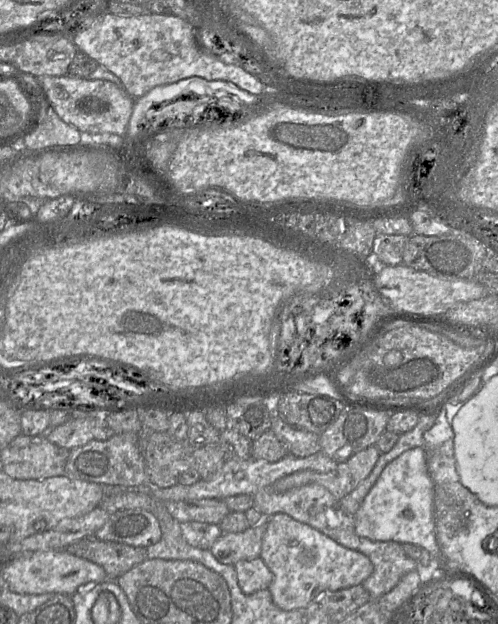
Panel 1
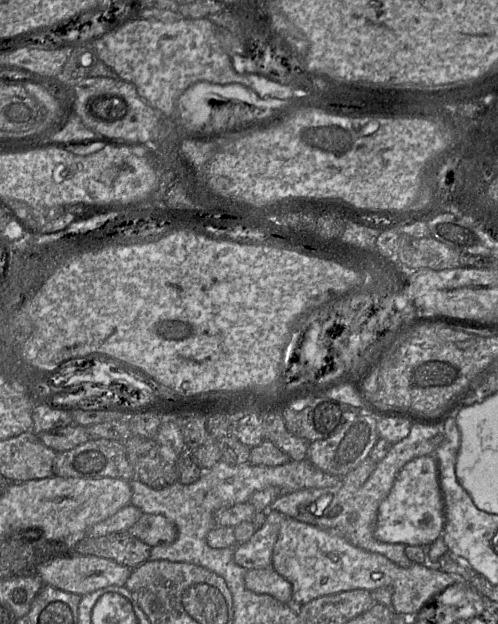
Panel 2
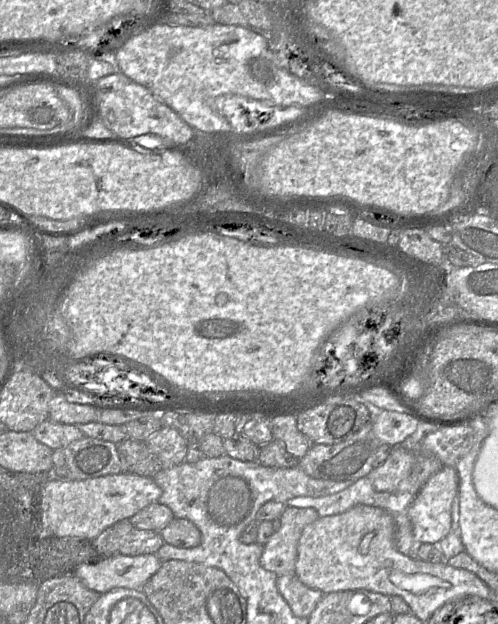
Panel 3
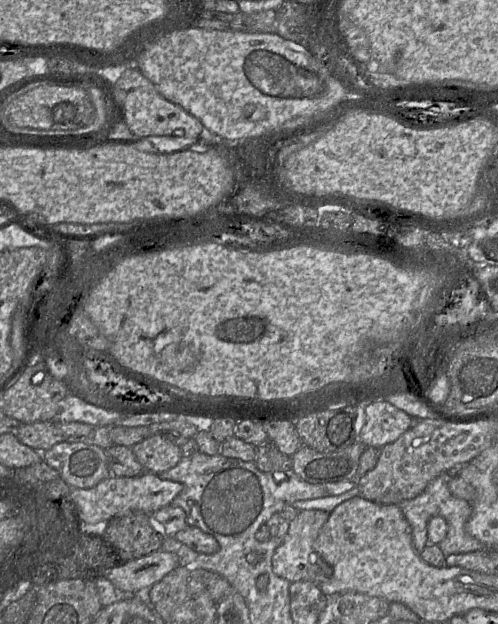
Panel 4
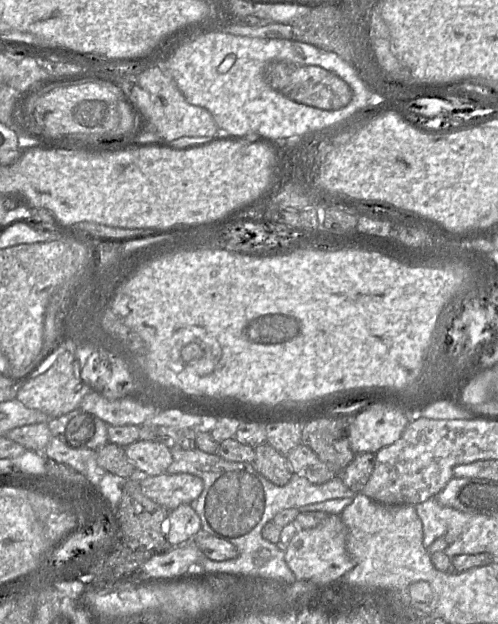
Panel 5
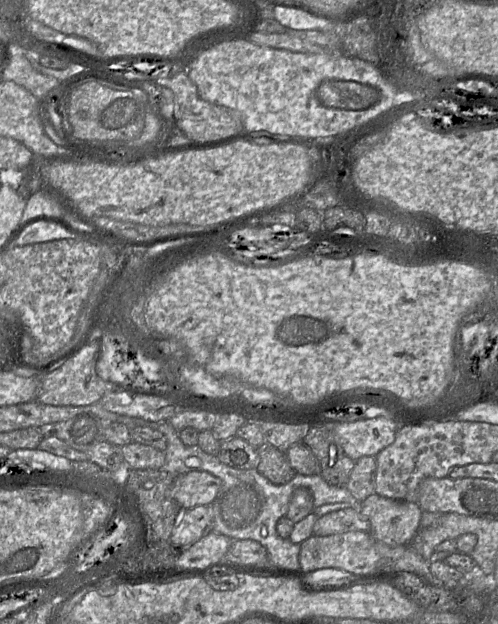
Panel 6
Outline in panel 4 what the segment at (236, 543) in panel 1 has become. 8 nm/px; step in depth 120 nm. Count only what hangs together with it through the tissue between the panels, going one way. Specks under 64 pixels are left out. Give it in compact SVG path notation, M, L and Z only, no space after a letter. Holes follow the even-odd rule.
M301 510L289 522L289 530L272 556L272 570L277 576L291 583L296 581L319 583L321 580L331 576L333 572L332 567L314 550L314 542L328 520L329 514L323 510Z

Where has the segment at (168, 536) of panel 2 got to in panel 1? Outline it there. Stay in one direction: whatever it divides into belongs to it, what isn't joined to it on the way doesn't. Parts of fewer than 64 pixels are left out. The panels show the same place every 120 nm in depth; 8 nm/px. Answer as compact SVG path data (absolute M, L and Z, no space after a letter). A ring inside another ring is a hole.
M125 509L112 513L94 537L102 541L147 548L160 541L162 530L152 512L145 509Z

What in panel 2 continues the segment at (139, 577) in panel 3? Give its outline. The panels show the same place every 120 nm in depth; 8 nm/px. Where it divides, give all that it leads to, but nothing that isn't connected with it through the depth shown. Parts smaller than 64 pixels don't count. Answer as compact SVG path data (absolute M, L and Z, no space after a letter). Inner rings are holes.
M73 552L40 566L35 574L42 579L44 585L50 585L65 592L84 596L108 586L125 586L131 572L131 568L118 564L113 560Z

